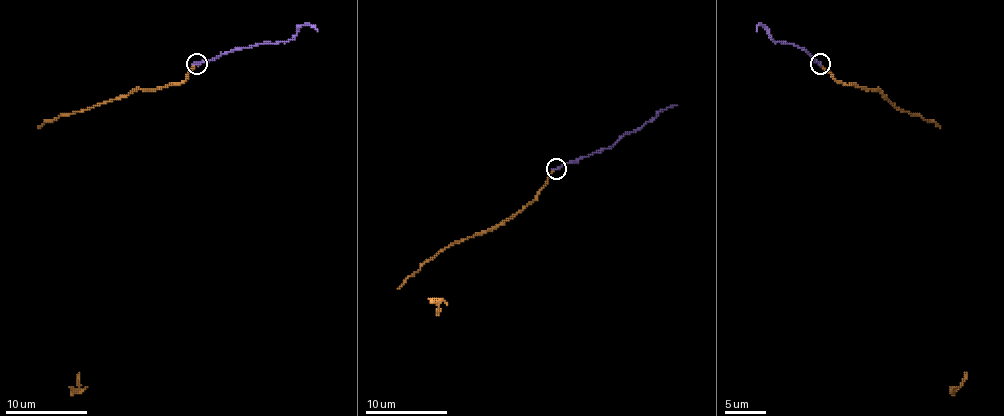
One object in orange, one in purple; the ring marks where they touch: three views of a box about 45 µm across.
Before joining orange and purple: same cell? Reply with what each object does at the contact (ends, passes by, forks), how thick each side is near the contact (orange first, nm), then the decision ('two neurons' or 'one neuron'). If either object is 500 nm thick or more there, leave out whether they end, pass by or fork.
orange ends there; purple ends there; 190 nm thick on the orange side, 200 nm on the other; one neuron

